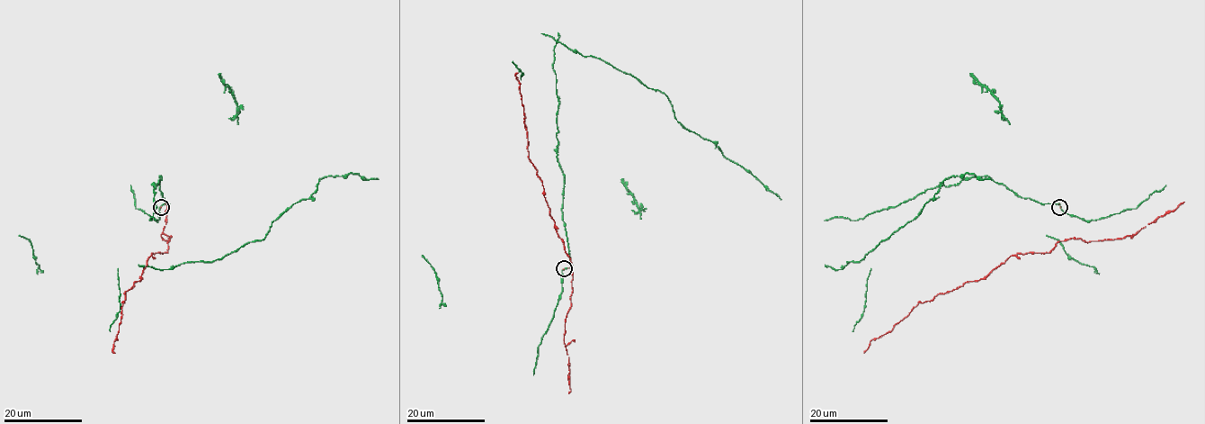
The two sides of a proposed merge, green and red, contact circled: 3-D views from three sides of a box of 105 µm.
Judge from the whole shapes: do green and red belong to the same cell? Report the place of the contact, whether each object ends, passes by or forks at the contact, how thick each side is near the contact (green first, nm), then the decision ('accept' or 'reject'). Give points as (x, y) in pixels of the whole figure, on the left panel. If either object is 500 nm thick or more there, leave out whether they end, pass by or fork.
at (161, 207); green passes by; red ends there; 170 nm thick on the green side, 40 nm on the other; accept

